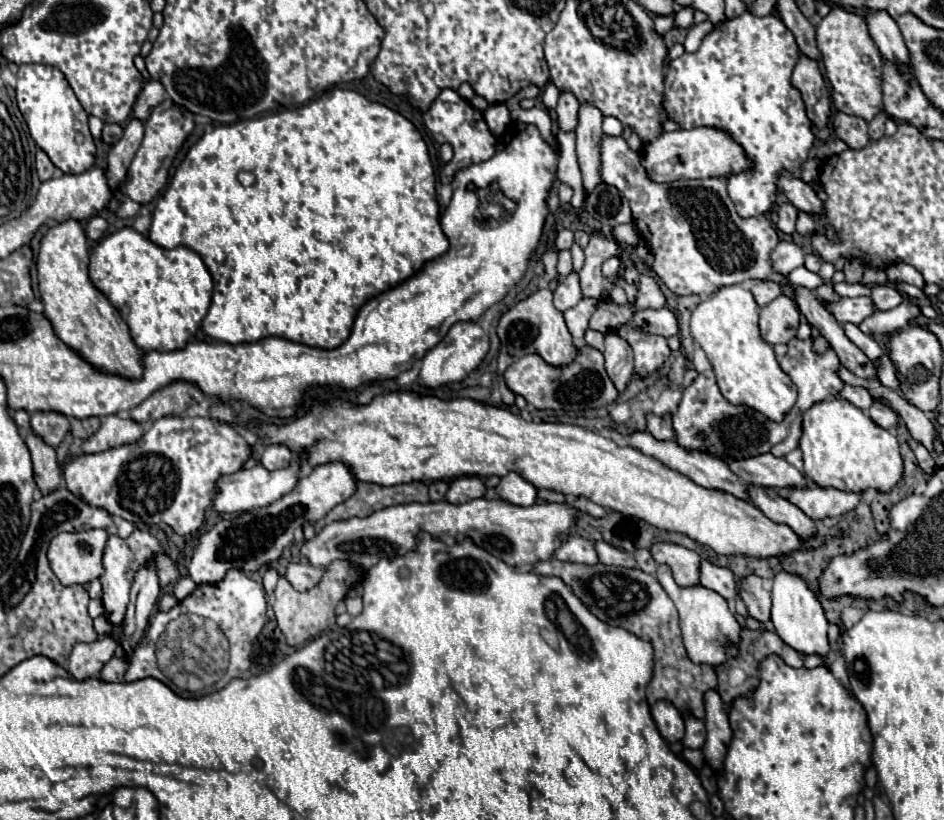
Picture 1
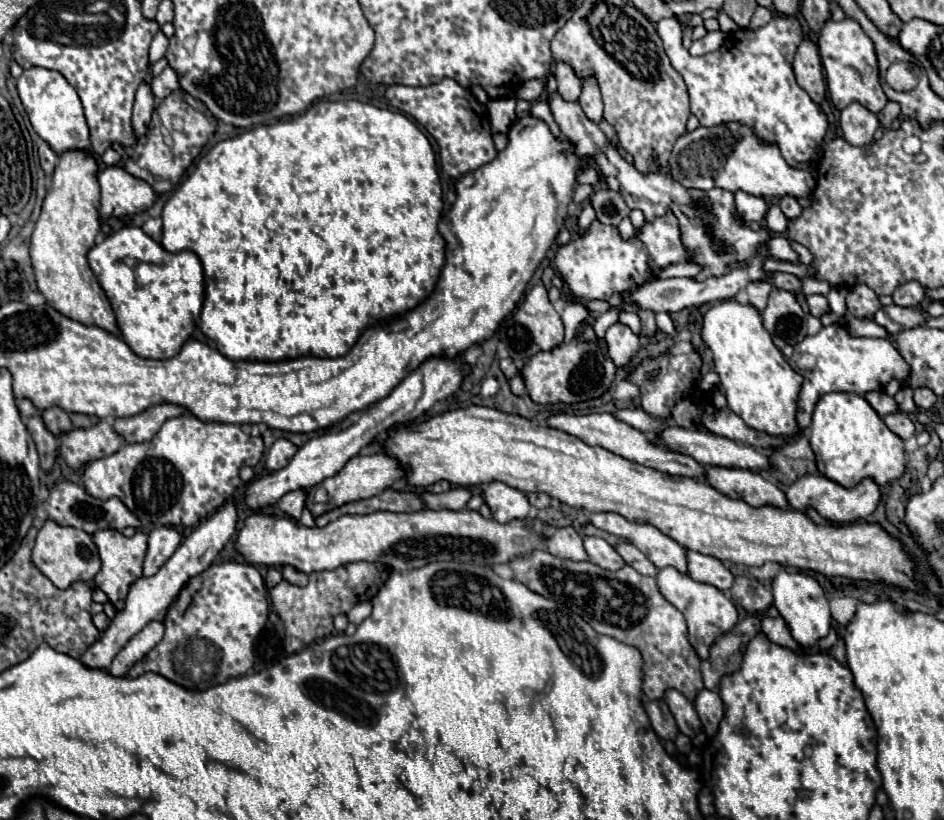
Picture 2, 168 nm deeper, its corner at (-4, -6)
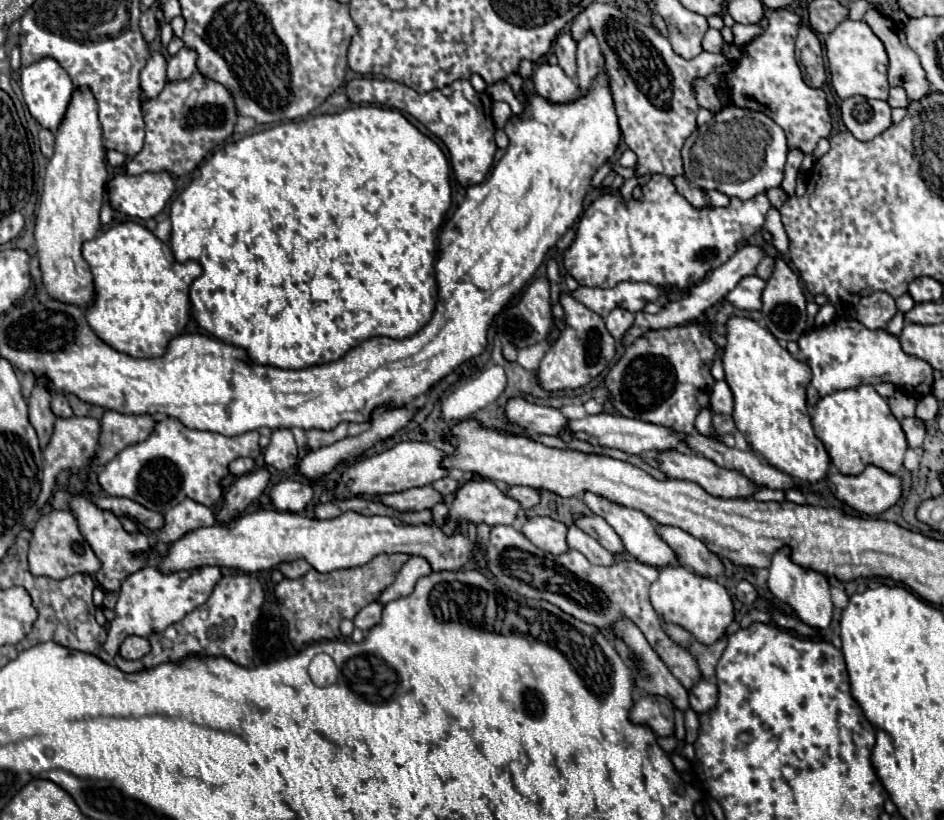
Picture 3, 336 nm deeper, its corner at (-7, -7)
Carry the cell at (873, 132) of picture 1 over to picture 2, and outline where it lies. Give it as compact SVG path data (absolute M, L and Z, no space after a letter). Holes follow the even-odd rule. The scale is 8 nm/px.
M887 102L887 106L877 114L883 128L889 128L891 122L897 120L899 116L901 116L901 108L899 108L899 104L893 104L893 102Z

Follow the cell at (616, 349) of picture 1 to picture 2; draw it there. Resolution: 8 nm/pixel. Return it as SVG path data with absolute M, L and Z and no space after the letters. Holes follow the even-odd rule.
M621 322L613 324L607 330L605 342L609 348L609 358L617 368L625 368L641 348L641 340L629 330L629 326Z

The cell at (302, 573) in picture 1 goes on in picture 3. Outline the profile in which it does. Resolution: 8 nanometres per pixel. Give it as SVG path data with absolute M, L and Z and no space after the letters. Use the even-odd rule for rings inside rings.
M296 559L296 561L290 561L290 563L280 563L278 569L284 573L284 577L298 579L298 577L302 577L310 569L310 565L304 559Z

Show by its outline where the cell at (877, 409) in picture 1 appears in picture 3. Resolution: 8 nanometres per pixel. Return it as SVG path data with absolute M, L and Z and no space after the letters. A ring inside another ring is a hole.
M906 417L906 419L902 419L900 423L902 423L902 429L904 429L904 433L906 433L908 445L910 445L912 449L920 447L922 441L924 441L924 437L926 437L926 423L924 423L922 419L918 419L918 417Z

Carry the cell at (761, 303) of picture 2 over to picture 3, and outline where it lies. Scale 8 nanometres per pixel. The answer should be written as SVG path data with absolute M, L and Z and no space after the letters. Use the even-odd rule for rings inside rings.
M748 275L748 277L742 277L740 283L728 293L728 301L738 307L738 309L744 309L744 311L756 311L760 309L762 301L760 301L760 293L764 289L764 281L756 275Z

